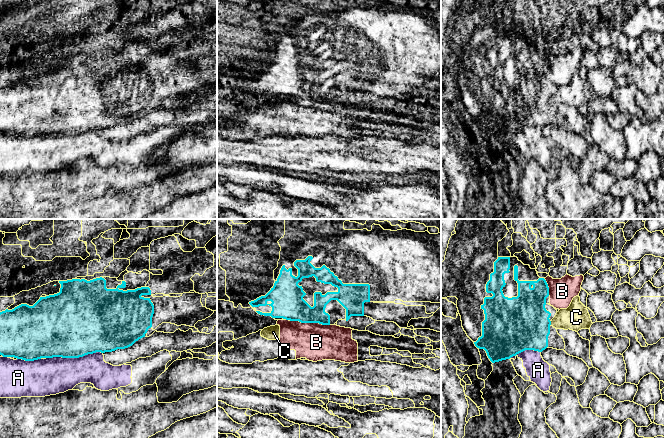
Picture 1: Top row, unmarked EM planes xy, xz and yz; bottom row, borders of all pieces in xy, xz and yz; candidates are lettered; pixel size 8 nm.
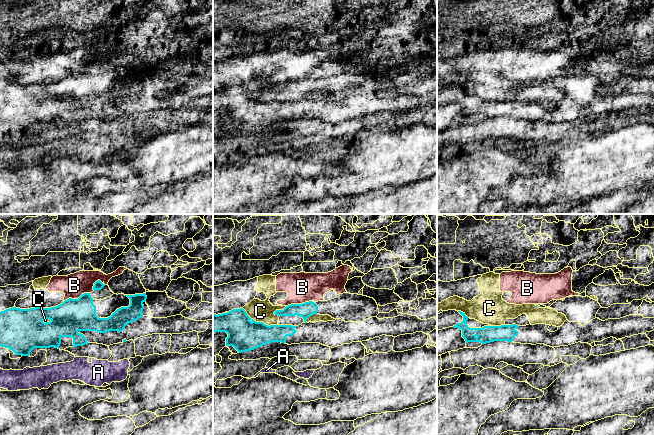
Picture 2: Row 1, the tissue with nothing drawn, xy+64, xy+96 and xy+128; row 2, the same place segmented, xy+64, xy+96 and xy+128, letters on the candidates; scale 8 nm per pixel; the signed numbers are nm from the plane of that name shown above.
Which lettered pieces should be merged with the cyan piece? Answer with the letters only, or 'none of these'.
none of these

